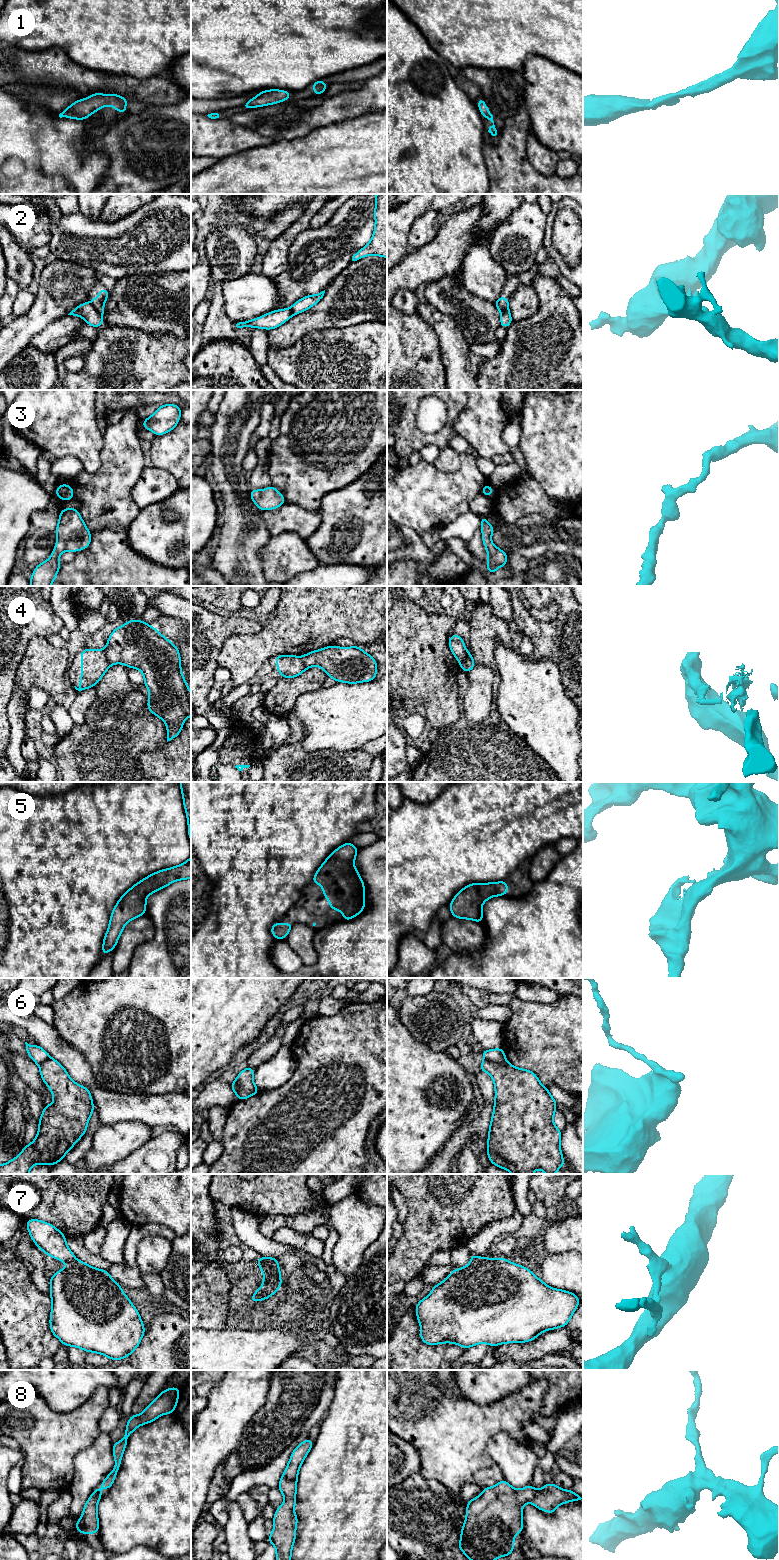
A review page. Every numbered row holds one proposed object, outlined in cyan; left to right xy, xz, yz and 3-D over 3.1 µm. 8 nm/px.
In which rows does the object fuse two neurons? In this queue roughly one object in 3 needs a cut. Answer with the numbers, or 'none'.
2, 4, 6, 7

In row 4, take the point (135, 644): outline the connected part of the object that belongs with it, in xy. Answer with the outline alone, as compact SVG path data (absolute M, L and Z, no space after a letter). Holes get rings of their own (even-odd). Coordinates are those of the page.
M129 620L109 635L104 651L109 665L121 663L143 673L144 685L150 692L147 709L166 723L167 742L176 738L184 720L191 716L191 693L181 673L178 648L152 625L143 620Z

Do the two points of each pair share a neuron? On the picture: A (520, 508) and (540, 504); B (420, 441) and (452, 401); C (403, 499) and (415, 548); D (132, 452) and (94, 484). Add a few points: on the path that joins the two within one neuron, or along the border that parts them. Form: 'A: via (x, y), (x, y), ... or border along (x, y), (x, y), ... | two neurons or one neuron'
A: via (525, 504), (535, 504) | one neuron
B: via (433, 439), (436, 439), (448, 427), (452, 414) | one neuron
C: border along (397, 523), (403, 527), (413, 529), (421, 536) | two neurons
D: via (123, 461), (103, 481) | one neuron

